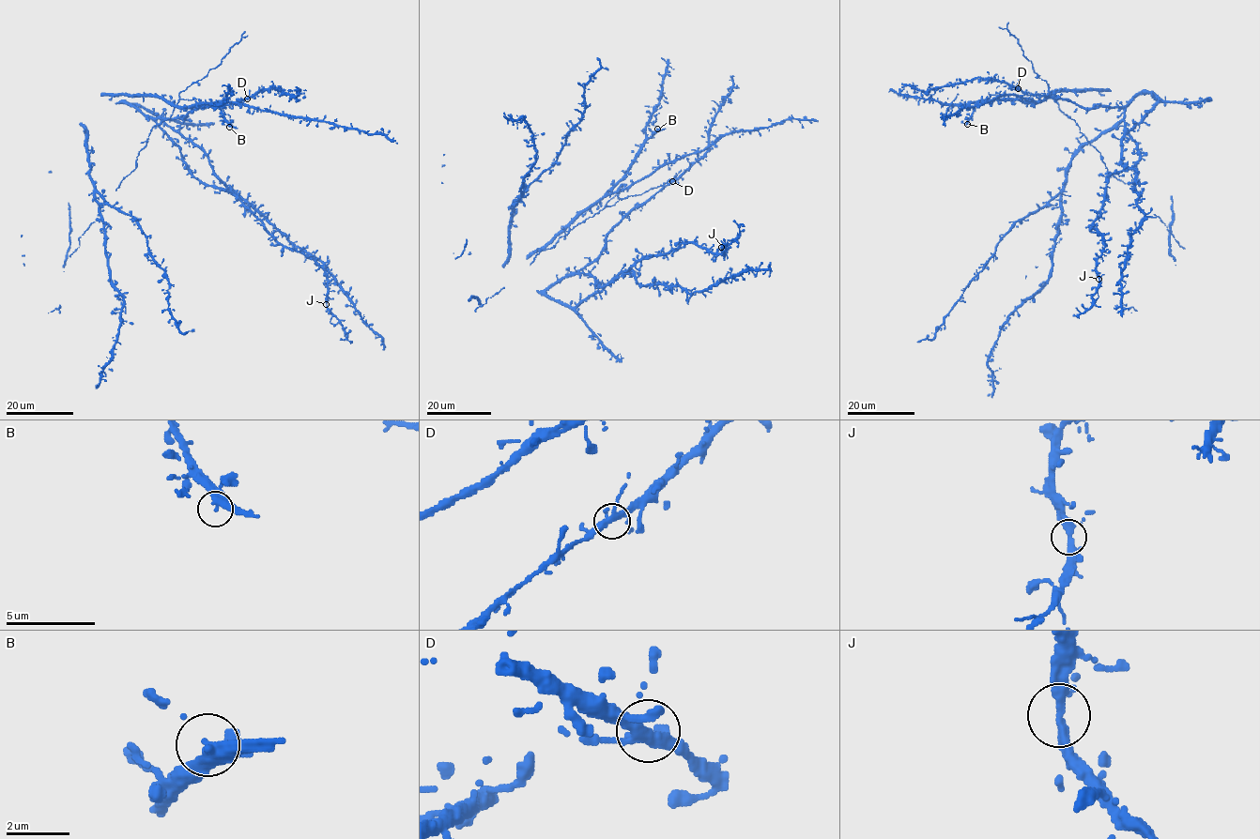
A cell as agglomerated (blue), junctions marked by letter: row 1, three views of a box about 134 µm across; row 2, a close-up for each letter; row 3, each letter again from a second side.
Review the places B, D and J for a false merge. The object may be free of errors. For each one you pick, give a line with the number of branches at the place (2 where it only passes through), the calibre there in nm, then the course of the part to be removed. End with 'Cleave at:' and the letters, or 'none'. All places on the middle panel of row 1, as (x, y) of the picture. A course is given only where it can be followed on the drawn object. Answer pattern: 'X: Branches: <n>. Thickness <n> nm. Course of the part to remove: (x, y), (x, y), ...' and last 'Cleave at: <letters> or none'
Cleave at: none

